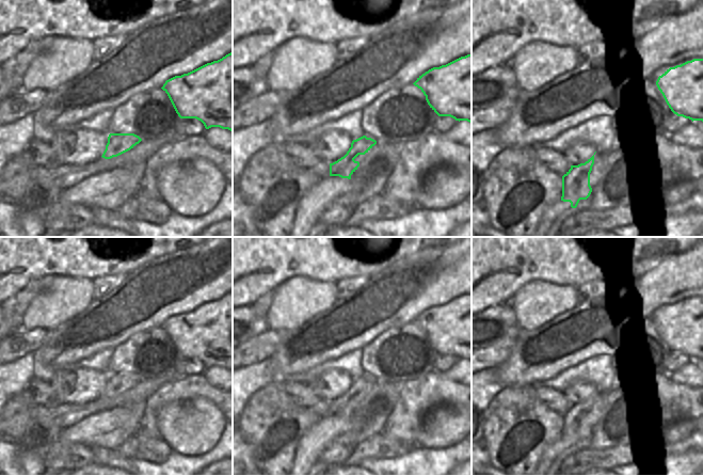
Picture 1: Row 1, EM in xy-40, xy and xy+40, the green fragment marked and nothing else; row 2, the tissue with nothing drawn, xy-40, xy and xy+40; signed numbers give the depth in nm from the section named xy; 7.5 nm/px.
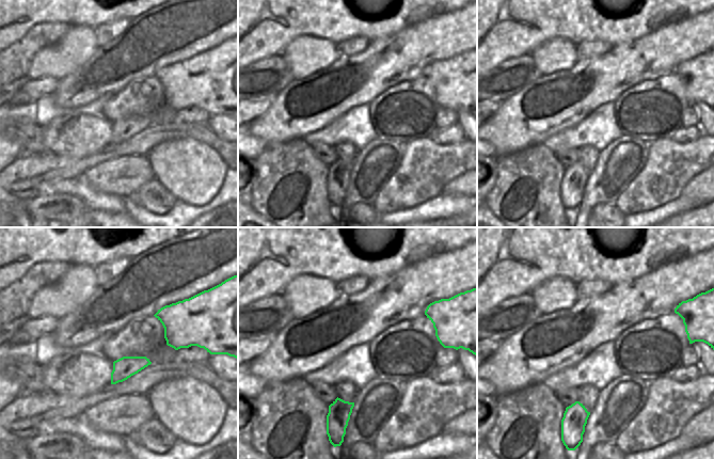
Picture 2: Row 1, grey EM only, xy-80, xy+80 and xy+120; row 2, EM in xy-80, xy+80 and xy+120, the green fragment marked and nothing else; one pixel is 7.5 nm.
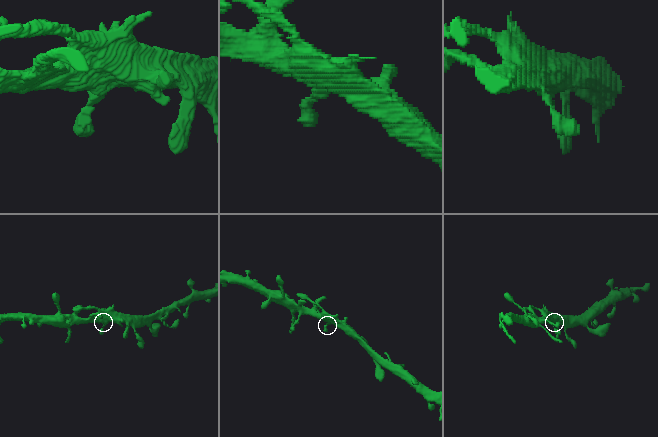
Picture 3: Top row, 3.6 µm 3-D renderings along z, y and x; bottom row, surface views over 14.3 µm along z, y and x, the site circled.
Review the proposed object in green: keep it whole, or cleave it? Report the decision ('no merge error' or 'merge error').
no merge error

